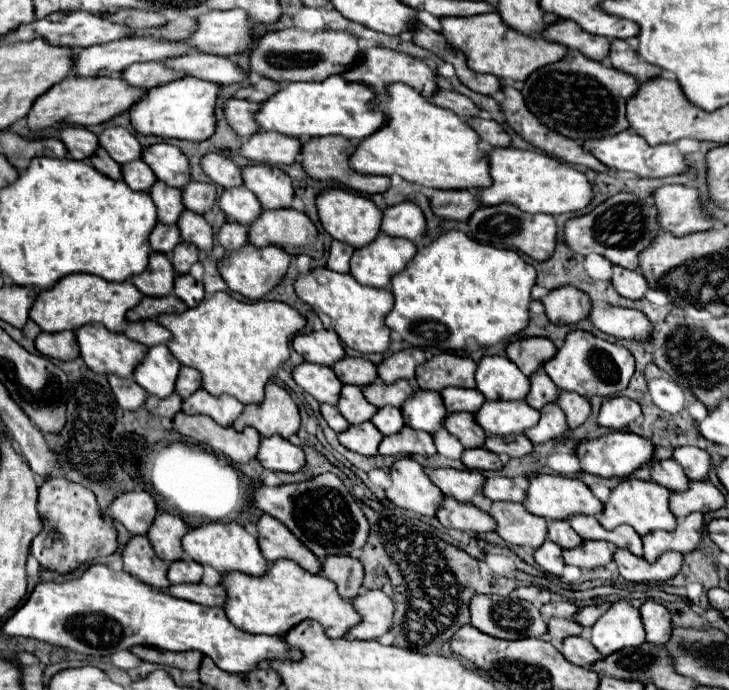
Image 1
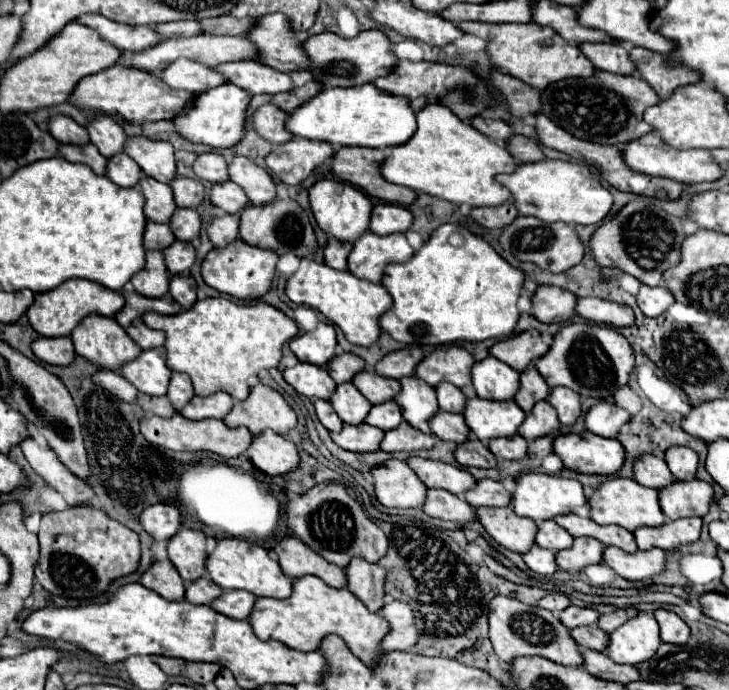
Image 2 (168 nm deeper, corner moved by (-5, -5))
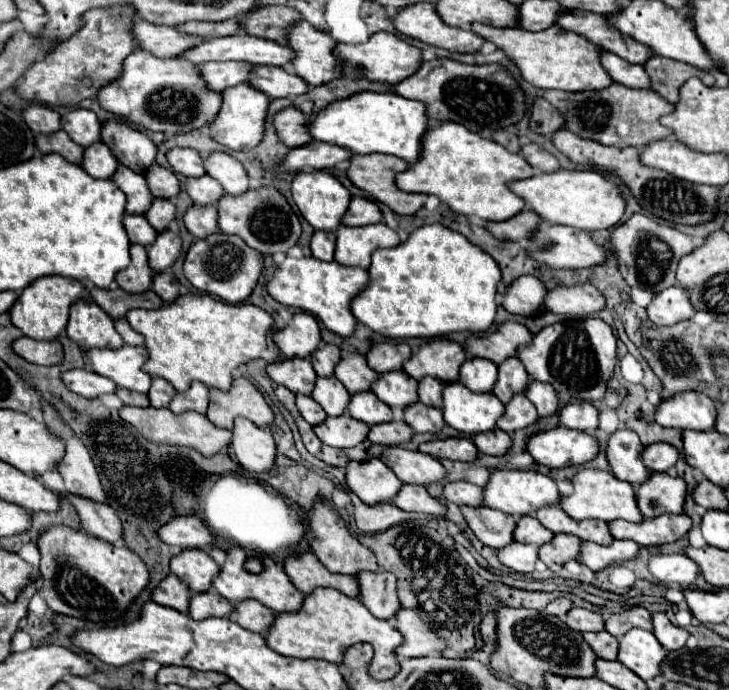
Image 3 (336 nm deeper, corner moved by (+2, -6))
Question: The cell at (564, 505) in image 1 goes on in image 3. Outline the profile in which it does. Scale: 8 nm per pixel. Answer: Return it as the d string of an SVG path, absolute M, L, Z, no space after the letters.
M494 470L484 486L484 504L512 516L534 516L538 508L560 502L560 492L550 476L534 470Z

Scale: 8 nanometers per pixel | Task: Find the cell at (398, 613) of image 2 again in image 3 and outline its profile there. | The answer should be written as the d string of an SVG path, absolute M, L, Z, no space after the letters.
M402 608L390 622L404 636L404 642L396 648L396 654L400 658L418 658L442 652L444 642L420 620L414 610Z

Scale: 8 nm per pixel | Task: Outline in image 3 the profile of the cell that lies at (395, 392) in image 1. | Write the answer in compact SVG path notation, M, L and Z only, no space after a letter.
M350 354L344 356L336 370L334 376L346 386L350 394L360 394L372 390L372 384L378 380L378 374L368 368L366 358L362 354Z

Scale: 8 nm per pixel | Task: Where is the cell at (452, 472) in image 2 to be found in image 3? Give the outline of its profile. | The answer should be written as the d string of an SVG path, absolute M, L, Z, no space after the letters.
M400 446L386 448L382 460L394 470L394 474L406 484L438 484L446 478L446 468L428 454L412 452Z

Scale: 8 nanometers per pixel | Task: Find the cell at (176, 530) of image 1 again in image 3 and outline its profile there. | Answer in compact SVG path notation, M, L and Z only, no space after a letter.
M184 548L170 560L170 570L196 594L212 588L212 578L220 566L204 550Z

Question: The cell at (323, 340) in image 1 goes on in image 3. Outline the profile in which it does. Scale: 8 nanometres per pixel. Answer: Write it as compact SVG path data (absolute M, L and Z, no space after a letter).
M298 312L286 328L274 334L274 342L286 358L310 358L310 354L322 344L322 336L316 318Z

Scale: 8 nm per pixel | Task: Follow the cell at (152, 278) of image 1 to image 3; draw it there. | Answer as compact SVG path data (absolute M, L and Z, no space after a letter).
M132 244L130 256L132 256L130 266L126 270L122 270L122 274L118 274L116 282L122 290L126 290L130 294L146 292L152 286L152 278L154 278L154 272L148 264L146 248L138 246L138 244Z

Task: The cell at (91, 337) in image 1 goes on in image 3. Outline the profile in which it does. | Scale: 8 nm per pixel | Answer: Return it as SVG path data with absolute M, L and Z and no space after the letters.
M76 302L70 308L66 334L82 350L90 348L122 348L124 340L114 330L112 318L94 302Z

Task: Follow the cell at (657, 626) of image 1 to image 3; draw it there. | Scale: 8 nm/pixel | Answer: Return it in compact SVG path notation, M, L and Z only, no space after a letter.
M654 612L652 614L652 624L654 624L654 636L658 638L658 642L666 648L666 650L678 650L686 644L688 640L688 632L684 628L674 626L666 614L662 612Z

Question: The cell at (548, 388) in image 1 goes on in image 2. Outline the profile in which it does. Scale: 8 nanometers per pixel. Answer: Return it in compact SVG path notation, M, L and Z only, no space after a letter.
M529 367L525 369L525 373L521 373L519 377L519 391L517 395L513 397L517 405L521 405L521 409L525 411L531 411L531 407L545 399L549 395L549 387L547 383L543 381L543 377L537 373L535 367Z

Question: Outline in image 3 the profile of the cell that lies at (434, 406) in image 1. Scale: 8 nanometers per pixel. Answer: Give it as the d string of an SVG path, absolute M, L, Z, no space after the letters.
M396 370L394 374L382 374L378 382L374 382L372 390L384 404L390 408L408 408L418 402L418 382L410 378L404 370Z

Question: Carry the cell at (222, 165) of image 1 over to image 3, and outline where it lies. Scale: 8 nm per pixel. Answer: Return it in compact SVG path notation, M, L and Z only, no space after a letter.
M172 148L166 154L166 158L168 158L168 162L176 174L182 174L186 178L196 178L196 176L206 174L204 158L194 148Z

